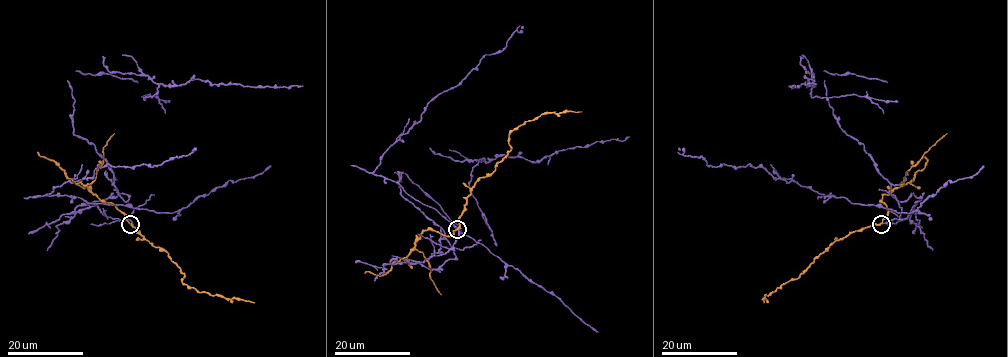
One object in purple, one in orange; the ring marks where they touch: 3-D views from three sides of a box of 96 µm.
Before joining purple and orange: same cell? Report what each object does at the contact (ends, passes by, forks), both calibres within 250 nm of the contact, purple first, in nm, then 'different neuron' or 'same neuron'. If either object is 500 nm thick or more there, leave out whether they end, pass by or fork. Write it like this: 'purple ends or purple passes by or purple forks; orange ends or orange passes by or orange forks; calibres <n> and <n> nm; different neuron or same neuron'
purple ends; orange passes by; calibres 150 and 260 nm; different neuron

